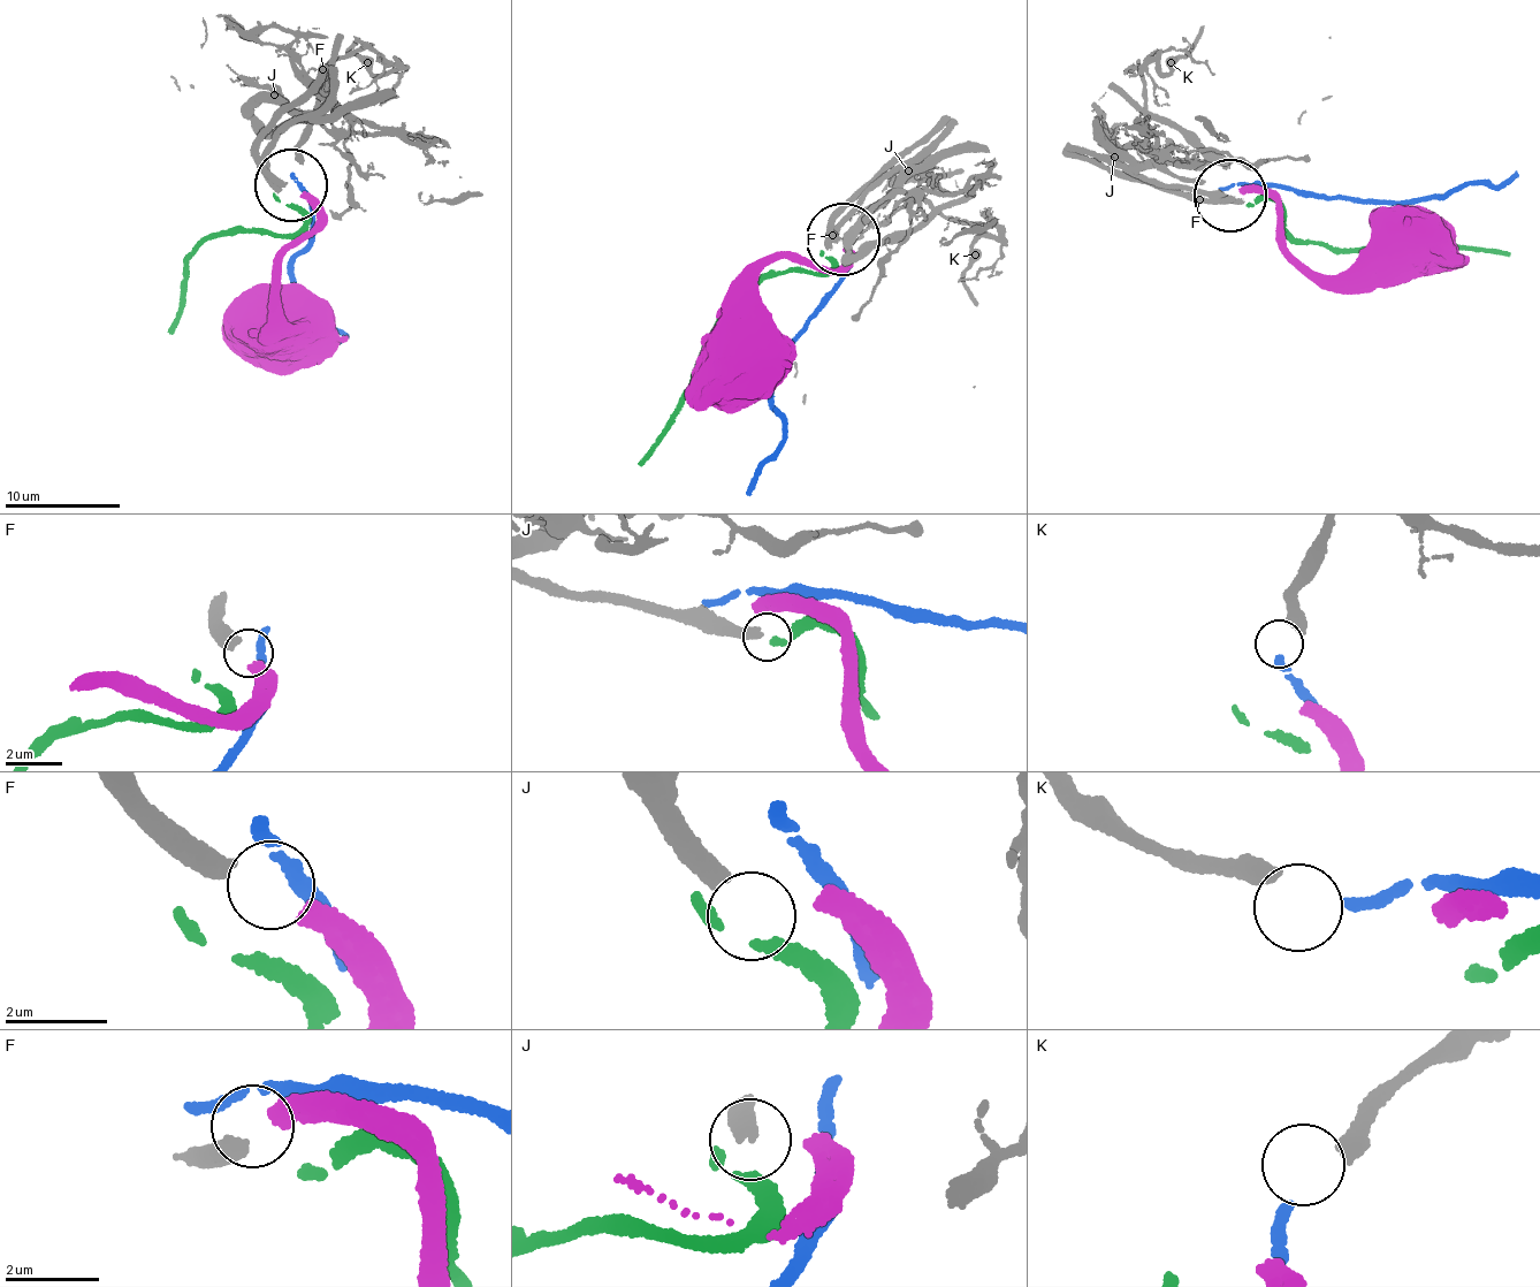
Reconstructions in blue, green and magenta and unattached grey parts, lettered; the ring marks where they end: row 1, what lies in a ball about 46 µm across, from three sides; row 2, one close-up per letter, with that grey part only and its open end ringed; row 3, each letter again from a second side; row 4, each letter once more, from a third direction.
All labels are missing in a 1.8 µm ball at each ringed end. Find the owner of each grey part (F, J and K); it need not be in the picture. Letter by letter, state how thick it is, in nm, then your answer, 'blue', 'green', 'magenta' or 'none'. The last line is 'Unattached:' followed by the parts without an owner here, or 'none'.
F: 400 nm | magenta
J: 360 nm | none
K: 440 nm | blue
Unattached: J

